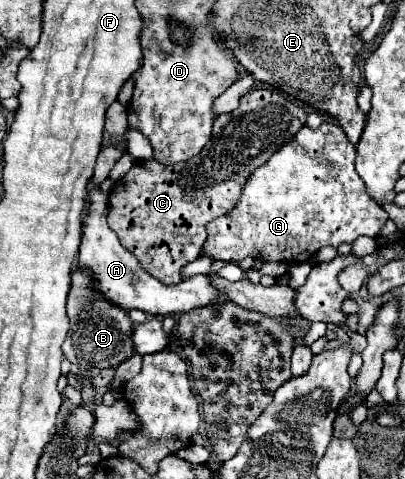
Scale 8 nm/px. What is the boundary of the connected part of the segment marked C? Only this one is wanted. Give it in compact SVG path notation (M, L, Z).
M251 89L247 95L241 97L241 105L235 111L219 115L215 119L209 147L205 145L203 151L193 159L189 159L187 163L163 165L155 159L135 161L135 165L113 185L109 193L109 215L107 215L109 227L119 235L123 247L127 247L133 255L137 255L143 267L151 271L151 275L155 275L161 283L165 285L179 283L181 269L187 263L195 261L203 249L203 243L207 239L205 223L231 211L231 207L239 201L239 195L251 173L263 163L267 163L267 159L275 151L279 151L283 143L289 143L295 137L295 133L303 127L305 117L307 111L295 97L279 89Z

